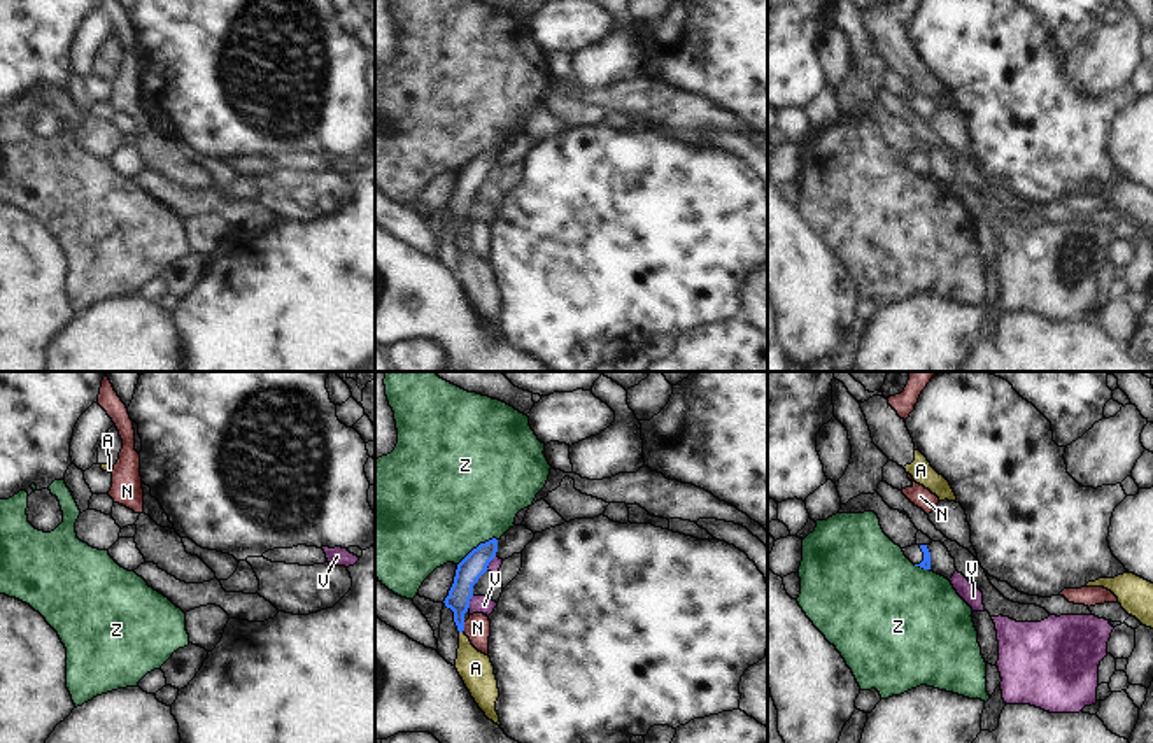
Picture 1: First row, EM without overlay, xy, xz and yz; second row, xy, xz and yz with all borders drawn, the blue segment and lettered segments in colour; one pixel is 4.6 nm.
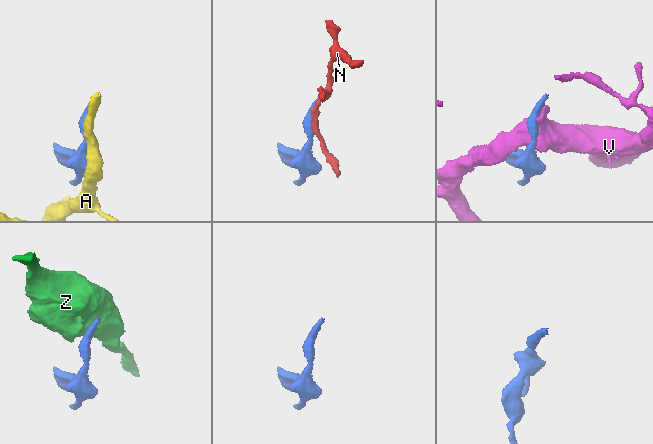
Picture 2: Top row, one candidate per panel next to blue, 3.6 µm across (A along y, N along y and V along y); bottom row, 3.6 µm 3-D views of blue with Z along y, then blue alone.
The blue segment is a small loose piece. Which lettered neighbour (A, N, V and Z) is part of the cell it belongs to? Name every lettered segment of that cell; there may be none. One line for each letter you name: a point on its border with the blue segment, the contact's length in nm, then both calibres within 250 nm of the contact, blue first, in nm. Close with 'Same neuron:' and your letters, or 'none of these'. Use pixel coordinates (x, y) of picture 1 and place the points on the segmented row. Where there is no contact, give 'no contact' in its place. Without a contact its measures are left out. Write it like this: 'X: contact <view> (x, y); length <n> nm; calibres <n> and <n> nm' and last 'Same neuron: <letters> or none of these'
Same neuron: none of these

